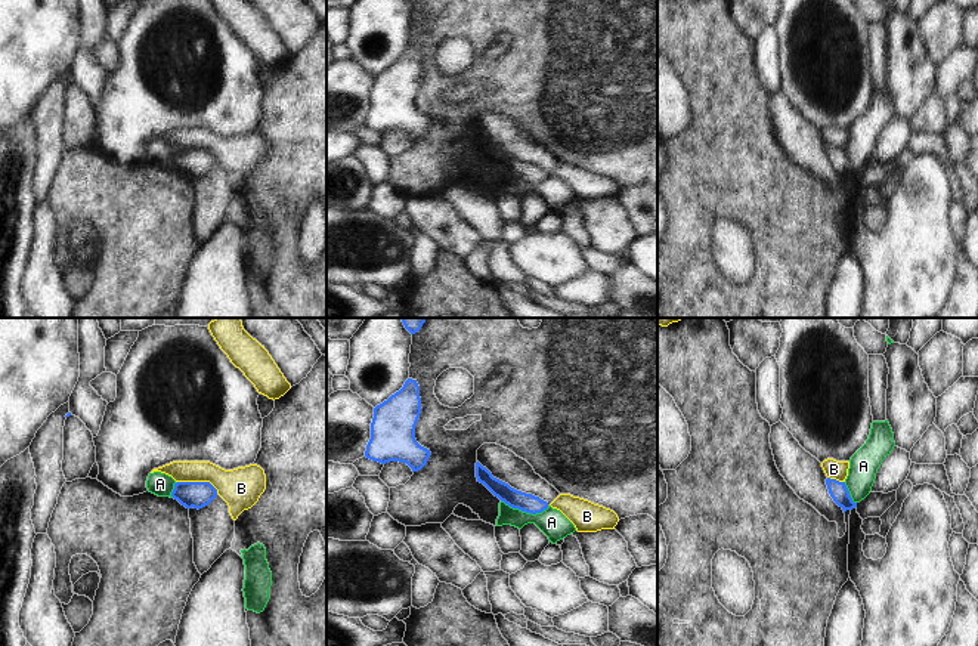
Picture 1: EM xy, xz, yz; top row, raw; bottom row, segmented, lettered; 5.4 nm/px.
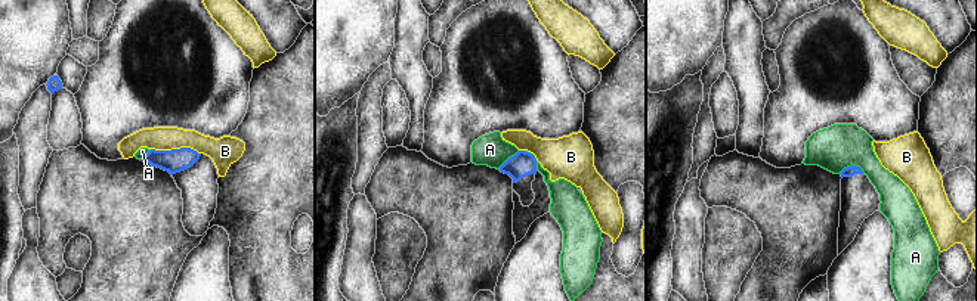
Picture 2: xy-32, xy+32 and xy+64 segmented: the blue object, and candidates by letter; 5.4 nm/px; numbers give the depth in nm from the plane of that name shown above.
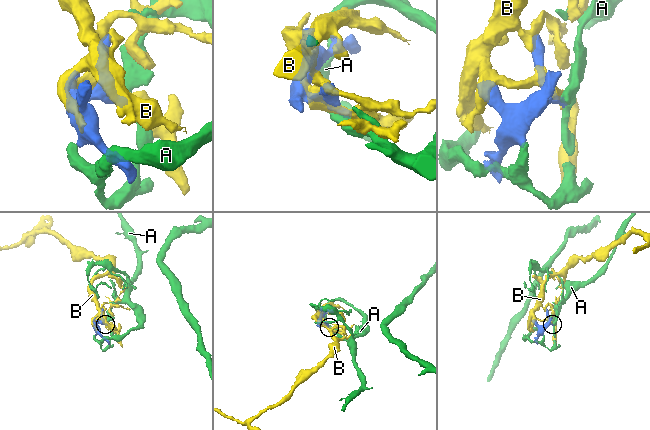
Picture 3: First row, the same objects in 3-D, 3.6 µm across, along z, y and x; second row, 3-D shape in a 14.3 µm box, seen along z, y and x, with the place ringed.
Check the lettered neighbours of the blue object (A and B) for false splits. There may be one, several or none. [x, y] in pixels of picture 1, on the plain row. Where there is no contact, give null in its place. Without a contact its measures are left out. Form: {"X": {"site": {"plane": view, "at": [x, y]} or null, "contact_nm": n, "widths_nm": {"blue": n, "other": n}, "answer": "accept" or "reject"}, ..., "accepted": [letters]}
{"A": {"site": {"plane": "xz", "at": [525, 179]}, "contact_nm": 260, "widths_nm": {"blue": 100, "other": 150}, "answer": "reject"}, "B": {"site": {"plane": "xy", "at": [198, 151]}, "contact_nm": 240, "widths_nm": {"blue": 140, "other": 220}, "answer": "reject"}, "accepted": []}

